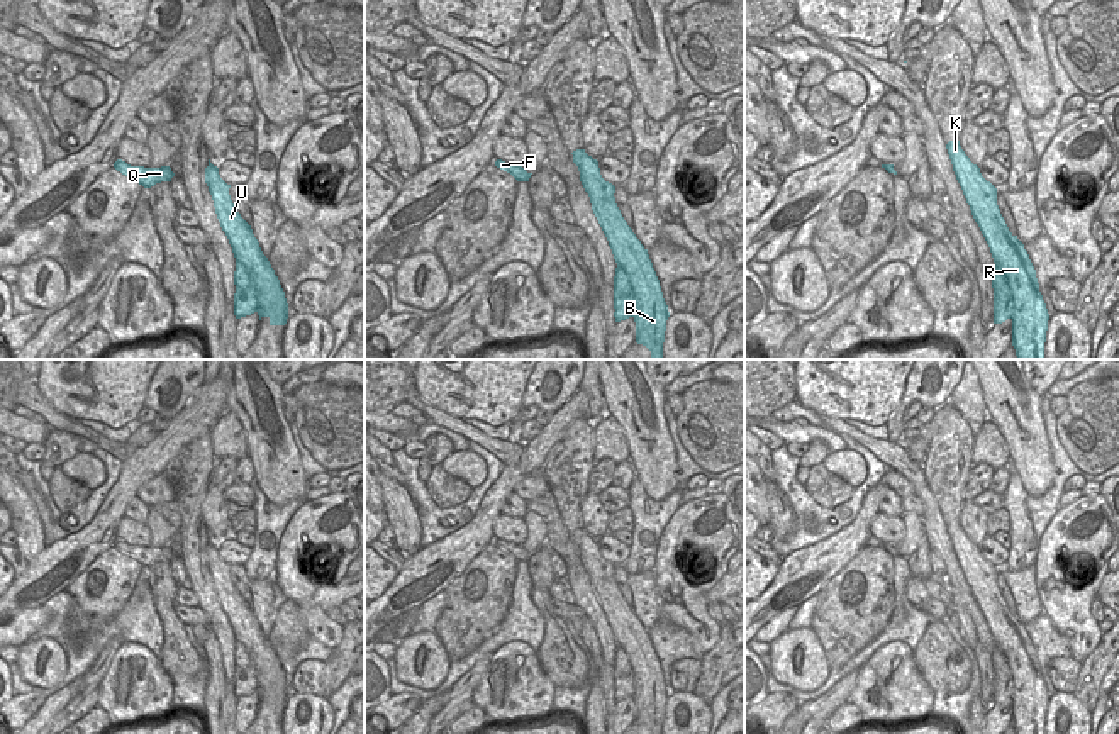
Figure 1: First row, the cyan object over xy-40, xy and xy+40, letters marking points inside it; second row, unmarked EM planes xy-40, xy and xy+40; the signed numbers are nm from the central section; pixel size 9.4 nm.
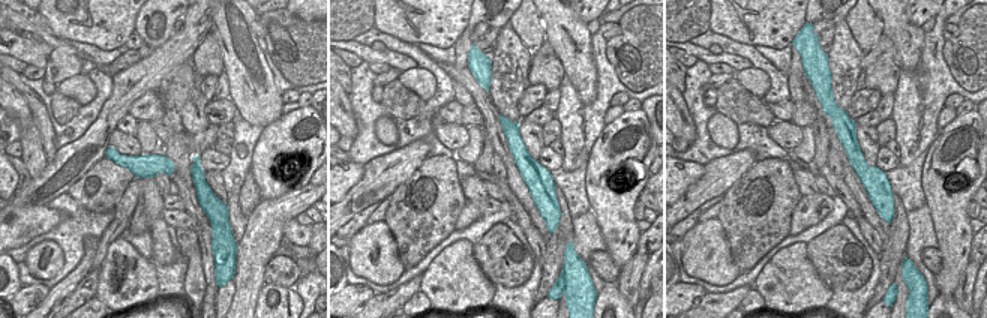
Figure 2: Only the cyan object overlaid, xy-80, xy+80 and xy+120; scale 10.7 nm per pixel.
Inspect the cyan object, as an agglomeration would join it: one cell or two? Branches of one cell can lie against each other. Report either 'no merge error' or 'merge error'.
merge error

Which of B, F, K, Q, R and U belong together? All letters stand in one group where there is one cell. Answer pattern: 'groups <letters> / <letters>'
groups B K R U / F Q

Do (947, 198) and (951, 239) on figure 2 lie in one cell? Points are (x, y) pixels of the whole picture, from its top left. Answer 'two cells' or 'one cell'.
one cell

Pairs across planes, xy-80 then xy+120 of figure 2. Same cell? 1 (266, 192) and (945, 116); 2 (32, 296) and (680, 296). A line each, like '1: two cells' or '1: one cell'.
1: two cells
2: one cell

